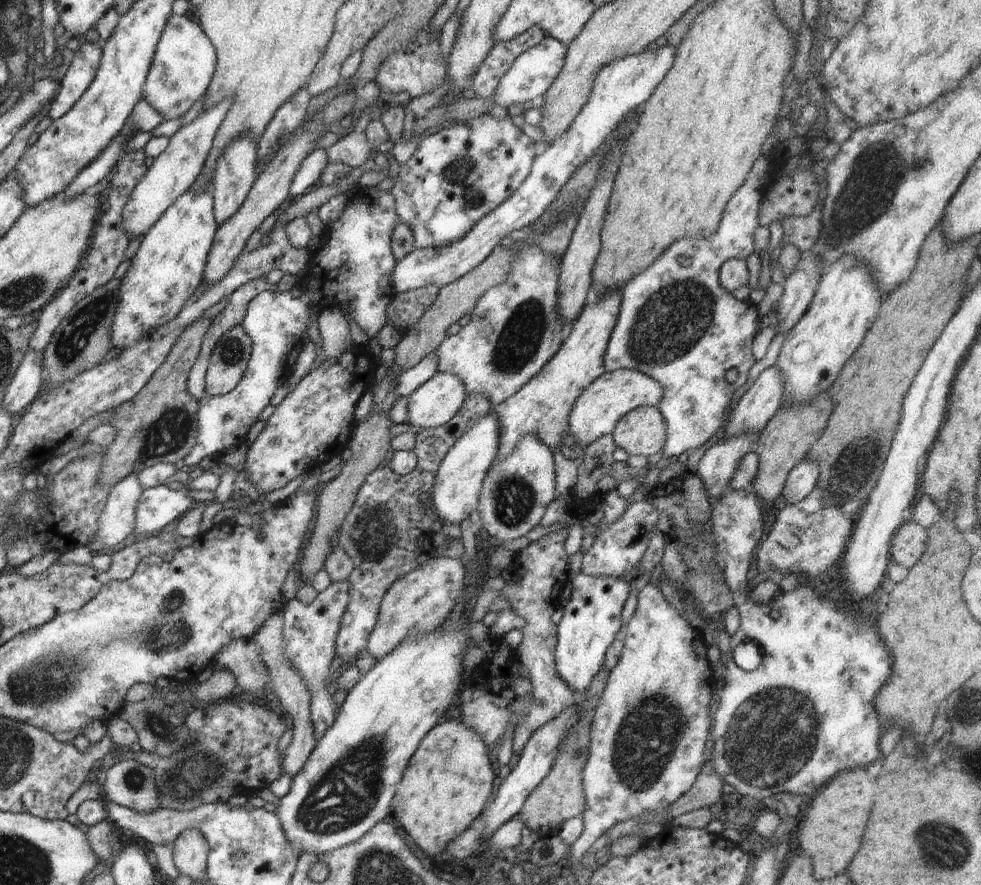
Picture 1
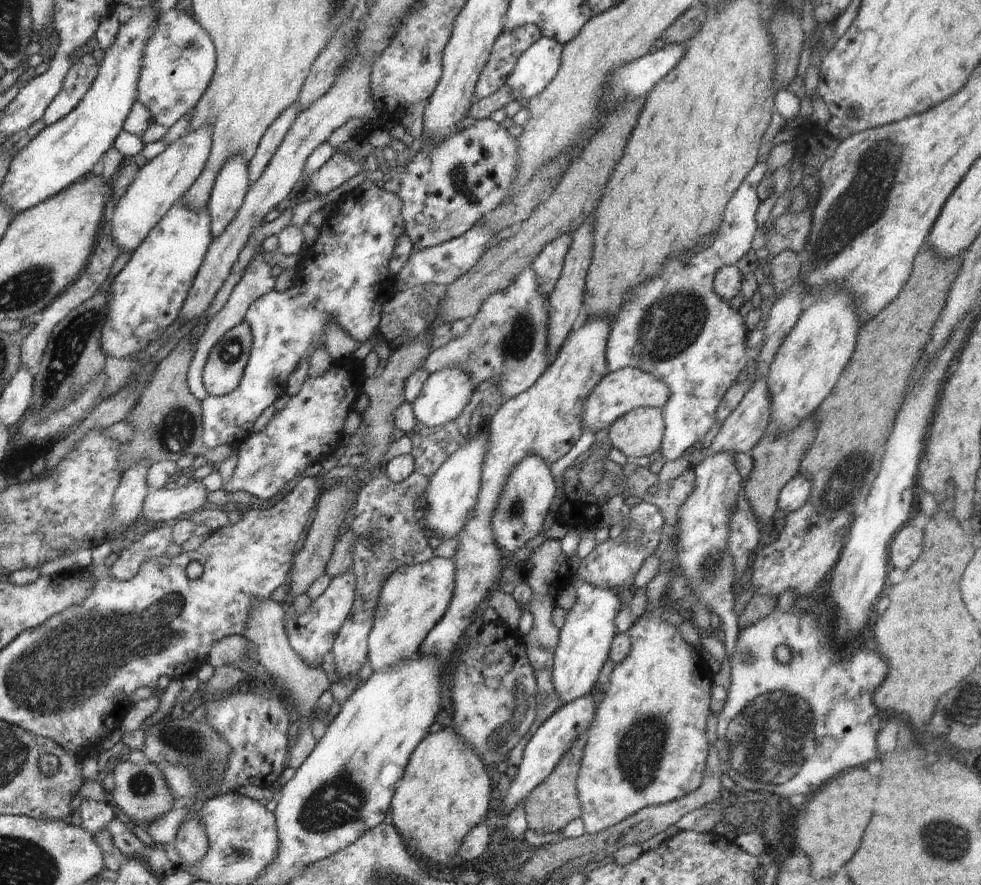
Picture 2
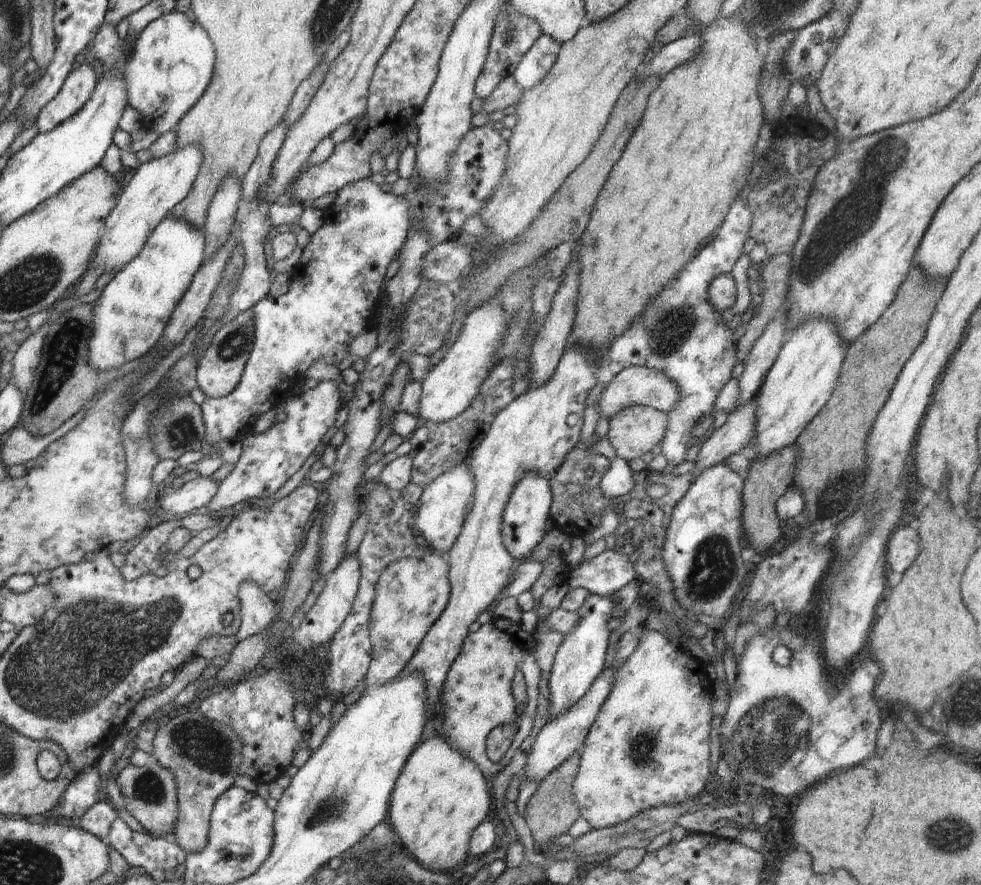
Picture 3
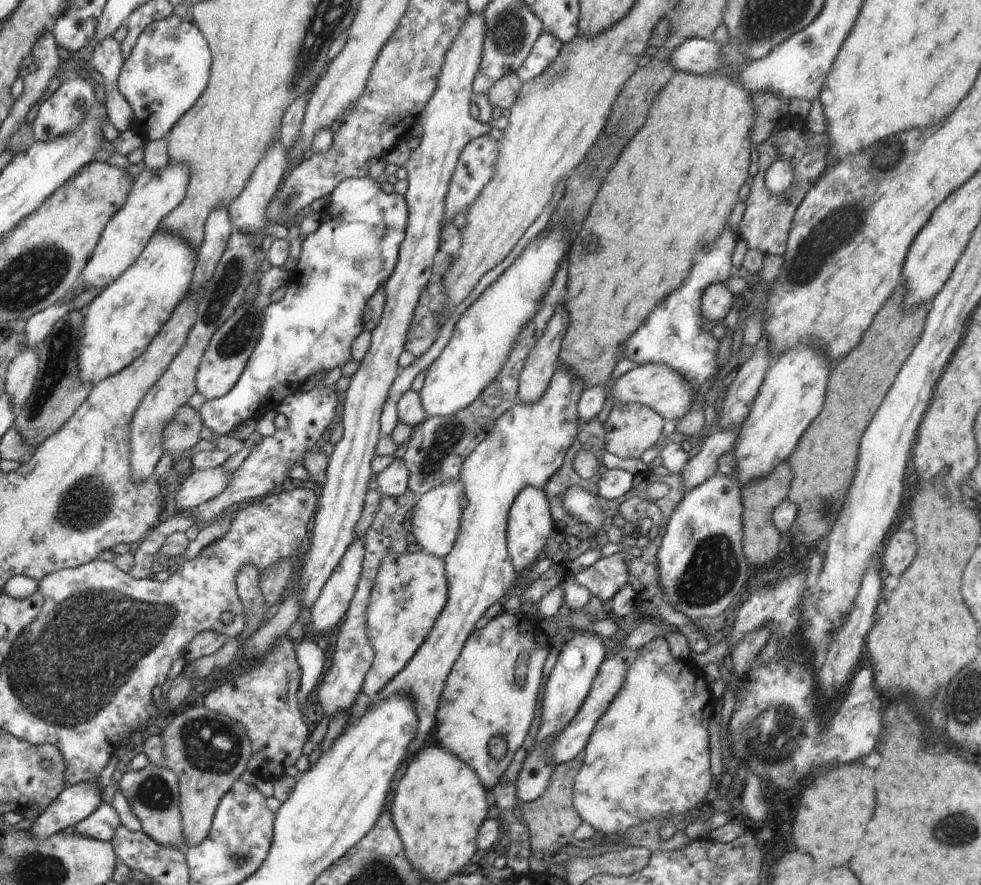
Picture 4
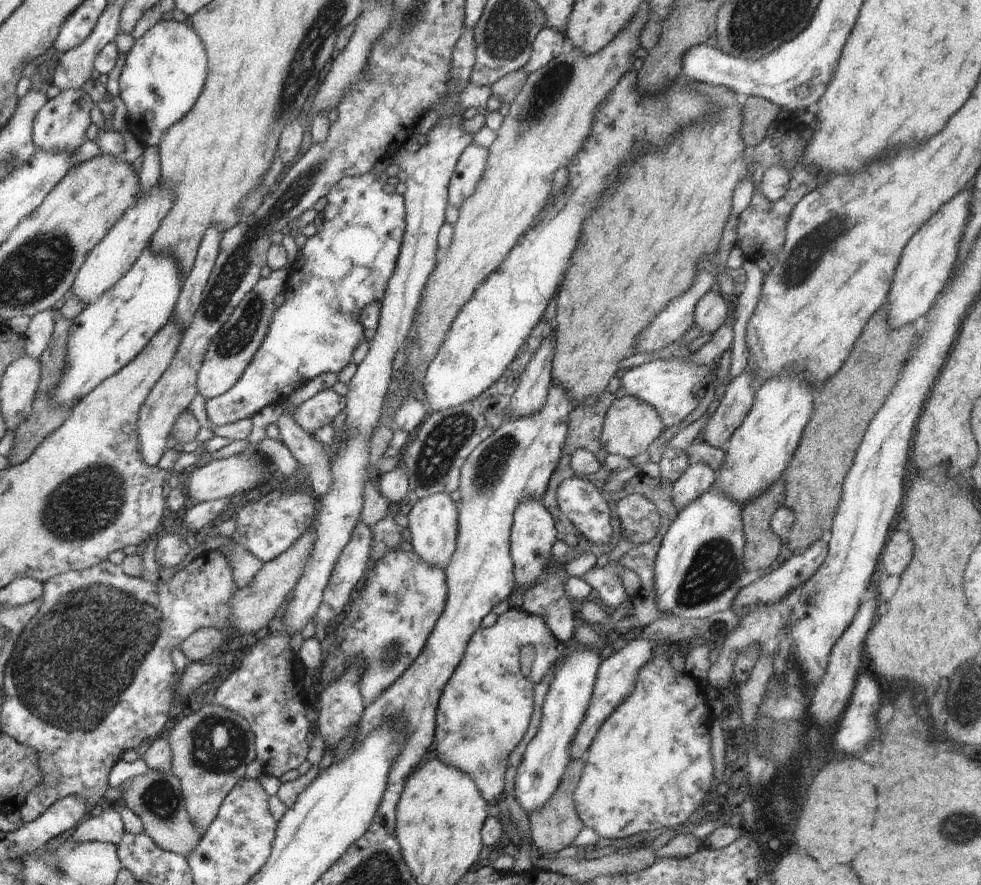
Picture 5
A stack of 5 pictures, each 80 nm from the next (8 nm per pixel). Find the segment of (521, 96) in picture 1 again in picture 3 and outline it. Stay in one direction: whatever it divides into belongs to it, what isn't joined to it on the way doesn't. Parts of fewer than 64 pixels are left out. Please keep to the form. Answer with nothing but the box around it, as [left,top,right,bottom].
[514,35,561,91]

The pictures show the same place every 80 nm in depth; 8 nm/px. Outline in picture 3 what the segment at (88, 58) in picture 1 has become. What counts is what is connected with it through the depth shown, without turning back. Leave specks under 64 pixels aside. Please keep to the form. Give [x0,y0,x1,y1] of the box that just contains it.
[35,61,96,133]

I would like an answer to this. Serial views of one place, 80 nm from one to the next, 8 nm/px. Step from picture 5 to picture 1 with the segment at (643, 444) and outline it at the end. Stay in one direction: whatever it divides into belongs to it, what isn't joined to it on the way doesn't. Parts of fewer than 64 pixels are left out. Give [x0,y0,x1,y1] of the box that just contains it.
[611,405,666,458]

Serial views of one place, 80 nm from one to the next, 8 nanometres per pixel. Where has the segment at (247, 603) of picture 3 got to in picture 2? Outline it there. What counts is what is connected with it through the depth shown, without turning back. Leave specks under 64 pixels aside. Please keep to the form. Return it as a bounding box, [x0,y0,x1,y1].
[240,598,331,770]

